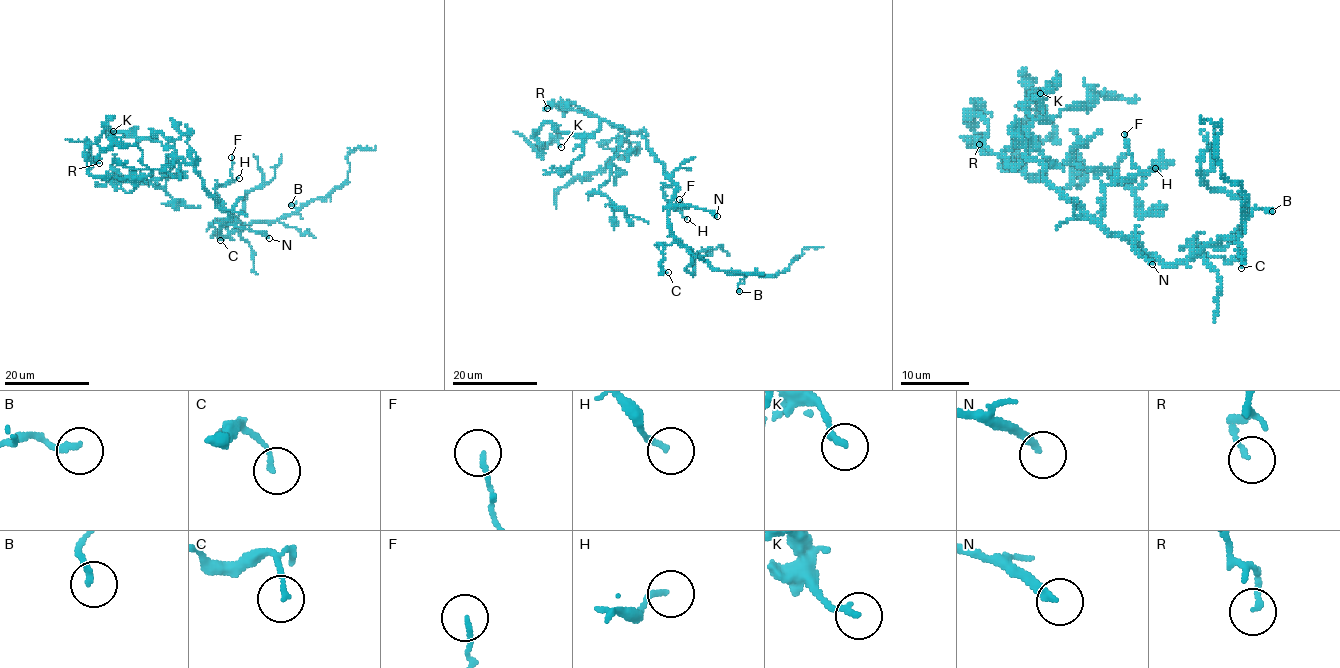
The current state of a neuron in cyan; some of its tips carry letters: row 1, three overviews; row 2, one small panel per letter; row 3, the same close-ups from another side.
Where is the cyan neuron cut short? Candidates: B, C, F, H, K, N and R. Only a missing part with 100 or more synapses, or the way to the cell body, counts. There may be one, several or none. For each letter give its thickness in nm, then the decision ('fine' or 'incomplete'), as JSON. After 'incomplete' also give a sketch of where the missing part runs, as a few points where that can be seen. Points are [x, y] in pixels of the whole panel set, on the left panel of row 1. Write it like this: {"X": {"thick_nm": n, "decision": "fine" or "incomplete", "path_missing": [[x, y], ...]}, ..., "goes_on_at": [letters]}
{"B": {"thick_nm": 200, "decision": "fine"}, "C": {"thick_nm": 140, "decision": "fine"}, "F": {"thick_nm": 140, "decision": "fine"}, "H": {"thick_nm": 180, "decision": "fine"}, "K": {"thick_nm": 200, "decision": "fine"}, "N": {"thick_nm": 240, "decision": "incomplete"}, "R": {"thick_nm": 150, "decision": "fine"}, "goes_on_at": ["N"]}

